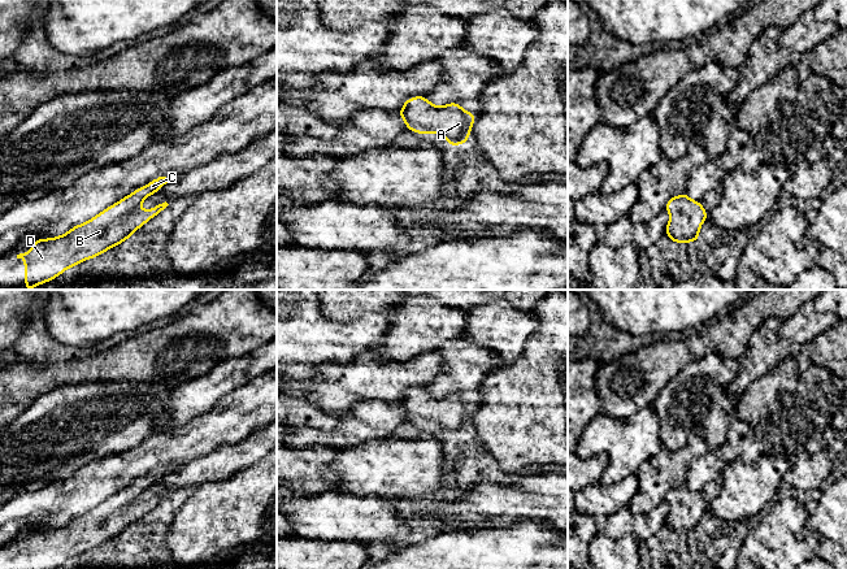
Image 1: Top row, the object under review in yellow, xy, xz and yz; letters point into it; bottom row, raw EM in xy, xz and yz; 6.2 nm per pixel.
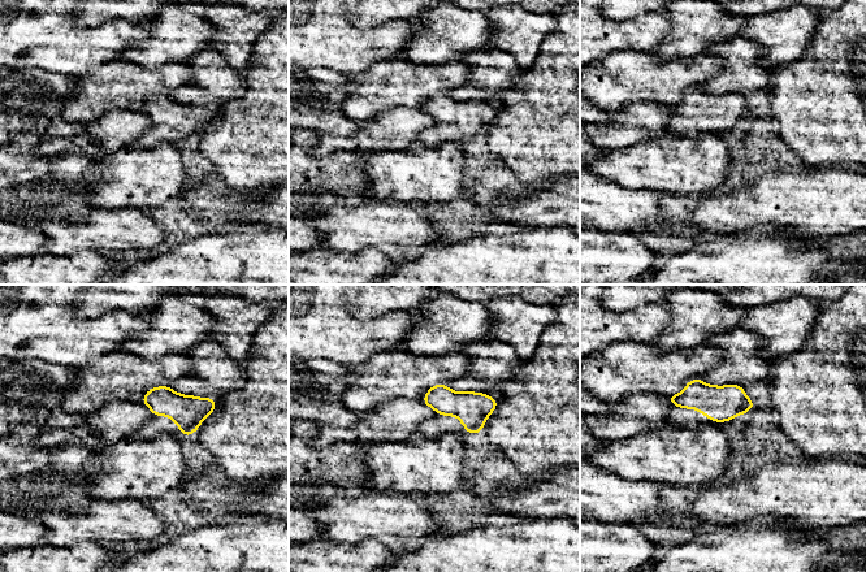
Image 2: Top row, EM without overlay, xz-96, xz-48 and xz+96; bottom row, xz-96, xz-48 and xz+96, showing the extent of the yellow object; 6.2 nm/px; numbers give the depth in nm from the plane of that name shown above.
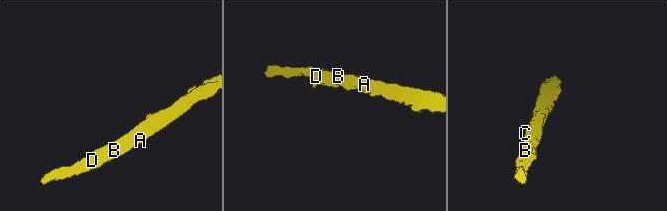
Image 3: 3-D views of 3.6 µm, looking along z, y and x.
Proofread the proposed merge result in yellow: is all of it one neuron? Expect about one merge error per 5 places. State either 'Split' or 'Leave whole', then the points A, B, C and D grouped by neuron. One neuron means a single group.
Leave whole. Groups: A B C D

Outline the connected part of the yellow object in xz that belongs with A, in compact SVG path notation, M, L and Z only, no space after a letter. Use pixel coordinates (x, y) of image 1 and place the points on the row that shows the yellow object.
M425 96L408 99L398 114L408 130L422 135L439 133L446 136L448 145L460 145L469 140L475 113L465 112L460 103L443 107L433 105Z

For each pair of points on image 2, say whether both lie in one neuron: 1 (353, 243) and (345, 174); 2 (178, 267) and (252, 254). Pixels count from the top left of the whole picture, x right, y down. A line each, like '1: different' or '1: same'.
1: different
2: same

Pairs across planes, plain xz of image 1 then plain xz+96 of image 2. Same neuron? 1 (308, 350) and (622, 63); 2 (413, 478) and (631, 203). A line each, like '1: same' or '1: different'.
1: different
2: different

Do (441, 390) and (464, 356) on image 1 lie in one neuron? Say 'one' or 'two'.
one

